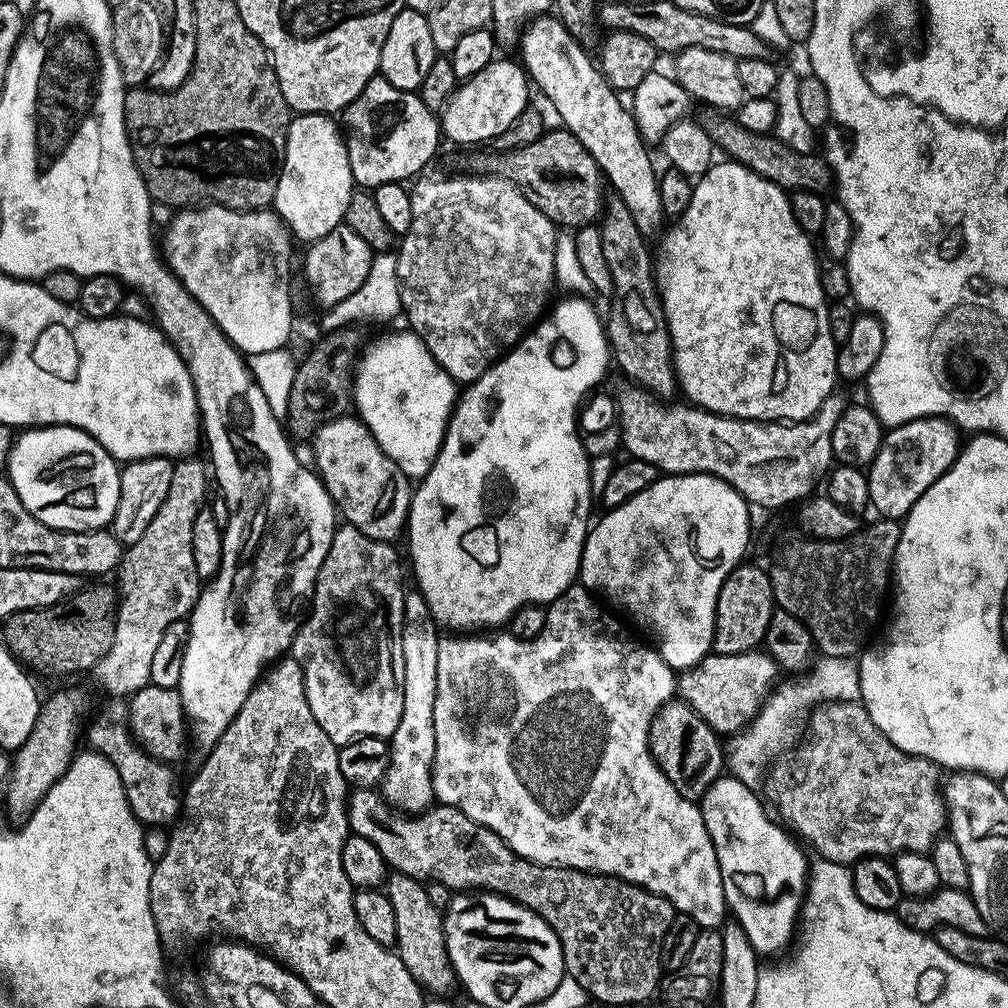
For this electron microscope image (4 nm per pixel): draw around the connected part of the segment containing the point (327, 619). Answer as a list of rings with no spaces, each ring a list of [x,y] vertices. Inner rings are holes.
[[[341,523],[336,533],[332,535],[330,550],[326,550],[326,558],[318,570],[316,589],[310,597],[310,611],[301,623],[300,631],[292,639],[290,656],[304,667],[304,693],[310,702],[310,712],[326,730],[326,738],[338,746],[350,743],[352,740],[361,740],[364,736],[378,736],[391,738],[394,730],[398,730],[398,722],[402,718],[404,709],[404,659],[402,658],[402,638],[404,637],[404,594],[406,585],[400,581],[400,560],[396,557],[395,547],[392,544],[383,544],[380,540],[362,534],[353,524]]]

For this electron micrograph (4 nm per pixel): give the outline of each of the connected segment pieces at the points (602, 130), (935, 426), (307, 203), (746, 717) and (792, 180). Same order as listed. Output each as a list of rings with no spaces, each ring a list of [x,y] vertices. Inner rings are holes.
[[[545,14],[532,21],[522,36],[522,49],[524,48],[523,67],[530,77],[531,83],[540,87],[540,92],[556,107],[560,115],[559,122],[565,129],[572,132],[575,138],[582,142],[582,146],[596,160],[599,171],[612,183],[615,195],[626,202],[626,210],[630,210],[630,218],[634,218],[634,226],[644,233],[645,237],[652,238],[656,231],[659,233],[660,220],[665,219],[660,201],[660,186],[658,174],[652,170],[652,162],[648,158],[649,149],[644,139],[640,137],[640,129],[636,126],[636,120],[631,111],[619,100],[617,89],[613,88],[603,71],[592,62],[591,58],[584,53],[585,45],[566,30],[566,26],[555,15]]]
[[[924,416],[920,420],[911,420],[905,424],[898,424],[887,429],[886,435],[880,441],[878,454],[872,459],[870,467],[867,469],[868,478],[868,499],[871,507],[877,508],[879,515],[886,520],[899,521],[908,515],[908,512],[942,478],[952,469],[952,463],[962,451],[961,433],[953,421],[942,416]]]
[[[305,112],[288,125],[286,154],[278,178],[274,211],[297,241],[320,240],[330,234],[330,230],[341,227],[354,191],[348,145],[345,137],[336,133],[332,120],[335,119],[328,114]]]
[[[764,650],[743,652],[737,656],[709,654],[695,668],[679,673],[676,692],[679,699],[694,709],[717,734],[739,733],[755,717],[773,687],[776,672],[776,661]]]
[[[705,107],[704,113],[698,116],[698,123],[704,129],[705,134],[712,140],[717,149],[725,152],[729,161],[748,168],[754,174],[774,182],[785,190],[803,190],[806,192],[825,191],[824,187],[830,184],[830,169],[819,155],[812,152],[799,152],[790,150],[774,134],[767,132],[751,132],[746,126],[740,124],[739,119],[730,117],[728,114],[721,114],[717,109]]]

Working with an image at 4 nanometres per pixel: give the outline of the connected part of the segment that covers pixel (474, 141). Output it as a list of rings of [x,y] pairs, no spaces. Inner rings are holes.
[[[493,59],[478,75],[463,81],[444,105],[439,117],[440,126],[443,135],[452,139],[456,146],[480,146],[483,140],[503,137],[515,124],[522,110],[529,107],[530,80],[525,69],[519,63],[516,65],[510,60],[500,59]]]

